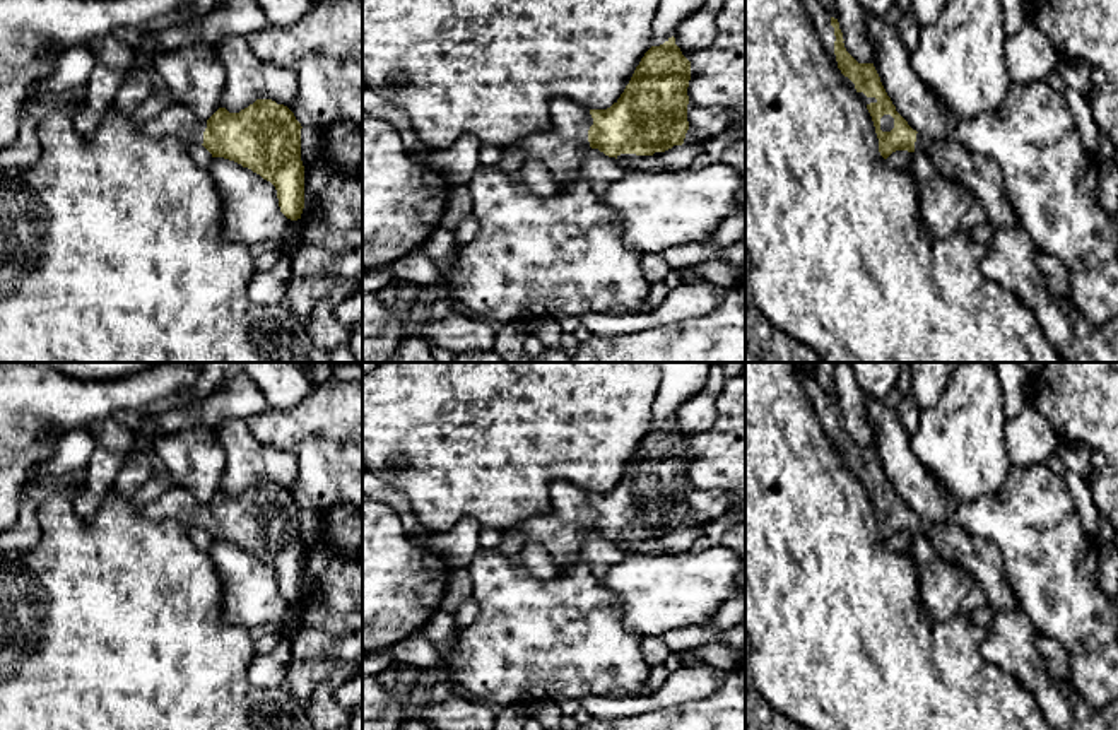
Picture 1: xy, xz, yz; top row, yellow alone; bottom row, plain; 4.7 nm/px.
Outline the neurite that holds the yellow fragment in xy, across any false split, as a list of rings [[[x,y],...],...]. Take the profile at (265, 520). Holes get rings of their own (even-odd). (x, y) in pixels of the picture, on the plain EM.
[[[256,482],[239,496],[219,491],[207,504],[174,487],[140,508],[150,521],[169,518],[188,528],[203,528],[212,540],[234,544],[260,557],[275,569],[280,595],[291,603],[301,602],[304,592],[301,511],[294,496],[272,482]]]

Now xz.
[[[672,419],[644,436],[624,475],[610,491],[588,492],[557,479],[550,486],[550,511],[523,521],[520,532],[527,542],[544,545],[562,573],[573,566],[583,535],[590,530],[617,542],[621,537],[653,539],[674,528],[682,528],[689,513],[689,463],[691,444],[682,438]]]

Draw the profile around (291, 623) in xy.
[[[301,602],[294,603],[277,631],[282,641],[291,641],[301,624]]]

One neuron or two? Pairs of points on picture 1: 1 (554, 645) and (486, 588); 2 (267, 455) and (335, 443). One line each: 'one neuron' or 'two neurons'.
1: one neuron
2: two neurons

